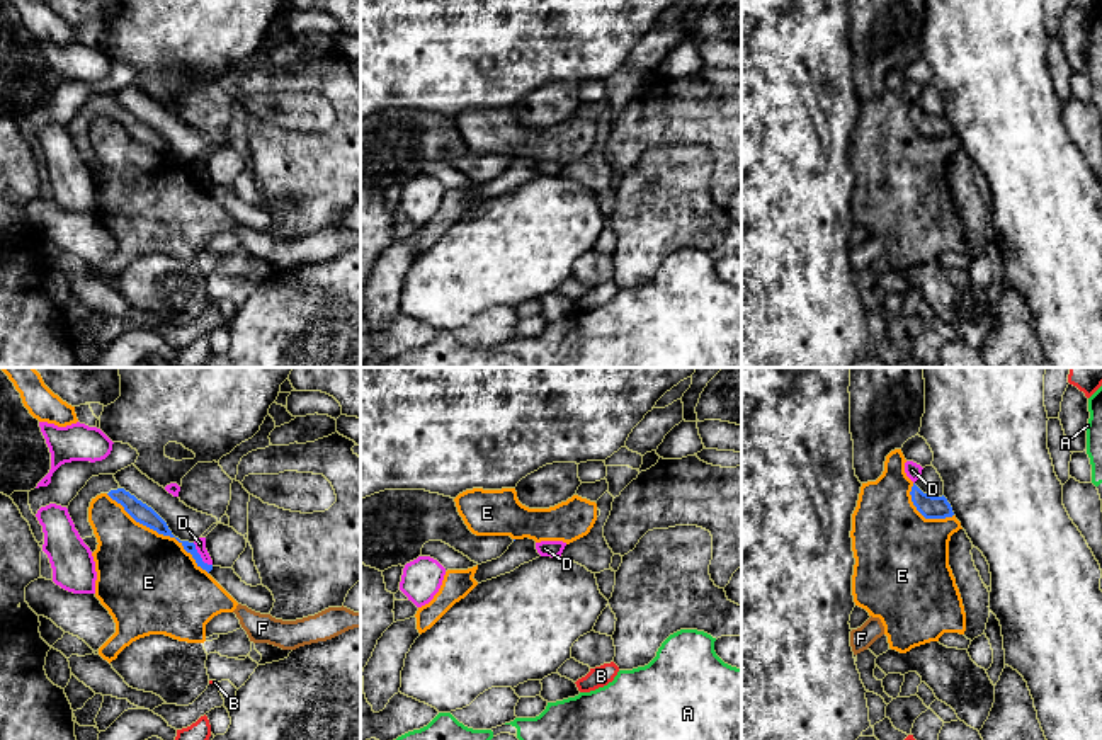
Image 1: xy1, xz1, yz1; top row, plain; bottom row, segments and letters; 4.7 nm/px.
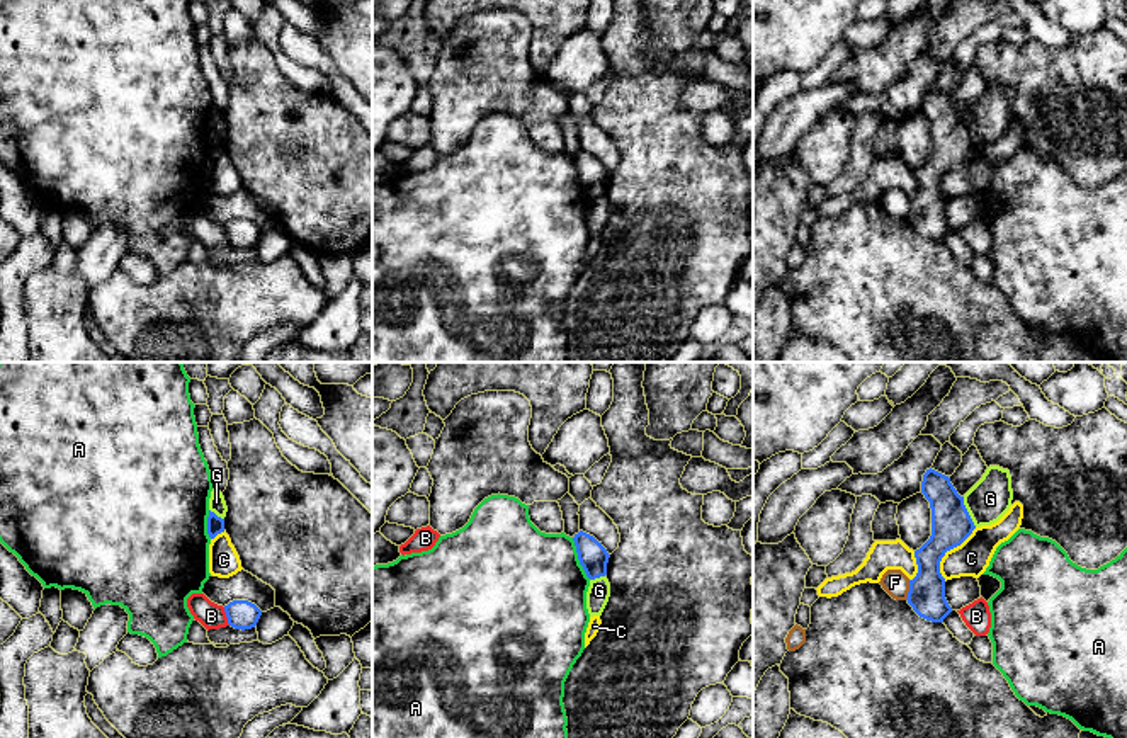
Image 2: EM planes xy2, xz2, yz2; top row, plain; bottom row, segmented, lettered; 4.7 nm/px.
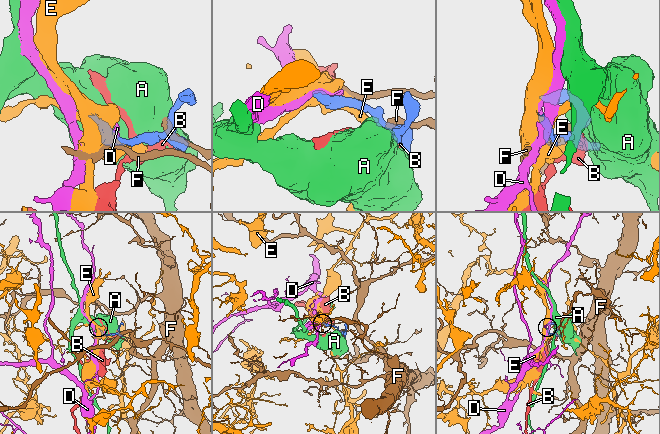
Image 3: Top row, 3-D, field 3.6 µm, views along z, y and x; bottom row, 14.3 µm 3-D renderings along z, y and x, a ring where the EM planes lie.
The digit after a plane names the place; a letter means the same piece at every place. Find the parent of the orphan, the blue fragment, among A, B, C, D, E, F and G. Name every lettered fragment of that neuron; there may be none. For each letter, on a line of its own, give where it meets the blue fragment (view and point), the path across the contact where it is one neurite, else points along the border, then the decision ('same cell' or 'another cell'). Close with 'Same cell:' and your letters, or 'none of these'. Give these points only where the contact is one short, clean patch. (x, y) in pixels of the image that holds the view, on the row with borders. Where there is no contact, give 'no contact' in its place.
A: contact xz2 (578, 558); another cell
B: contact xy2 (226, 616); border xy2 (223, 607), (230, 624); another cell
C: contact yz2 (947, 550); border yz2 (976, 527), (942, 558), (940, 575), (944, 580); another cell
D: contact xy1 (199, 557); border xy1 (193, 543), (199, 557), (211, 565); another cell
E: contact xy1 (159, 533); another cell
F: contact yz2 (910, 590); another cell
G: contact yz2 (968, 512); border yz2 (962, 497), (962, 504), (976, 526); another cell
Same cell: none of these

